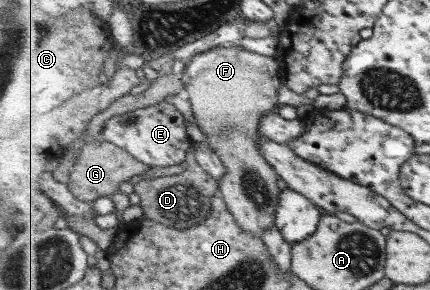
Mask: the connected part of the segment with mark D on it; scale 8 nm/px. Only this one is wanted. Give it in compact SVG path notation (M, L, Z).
M191 161L182 173L138 181L135 192L148 219L152 219L174 230L188 230L201 225L211 214L212 199L220 193L219 180Z

